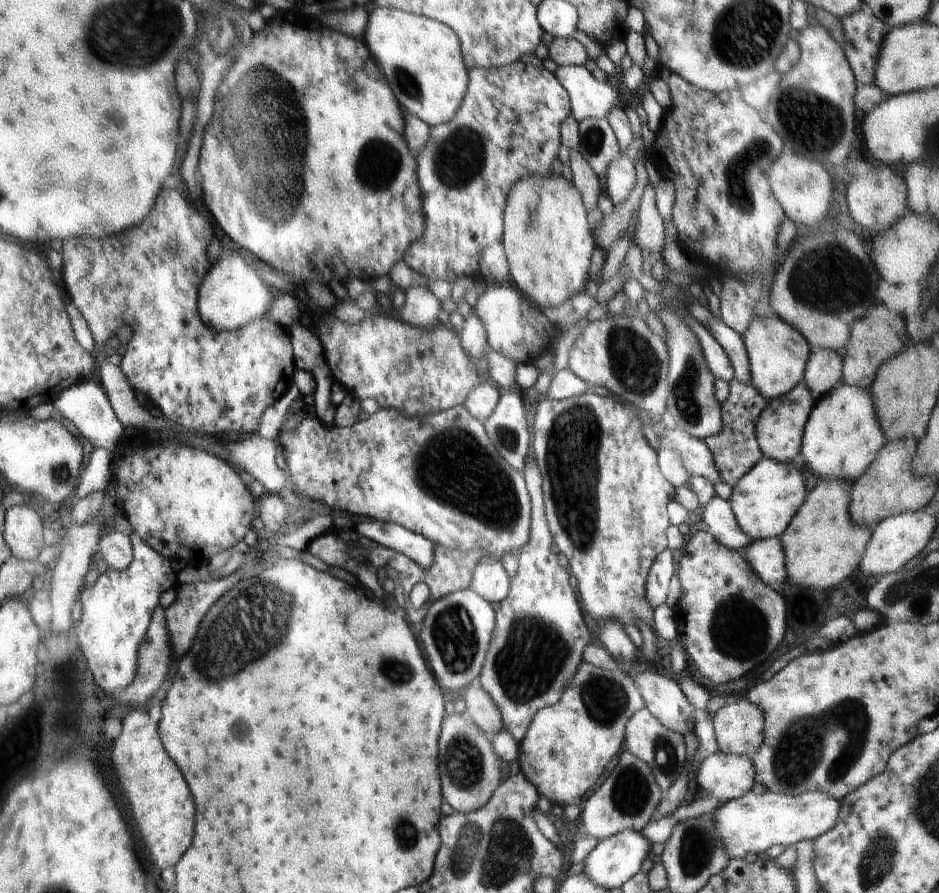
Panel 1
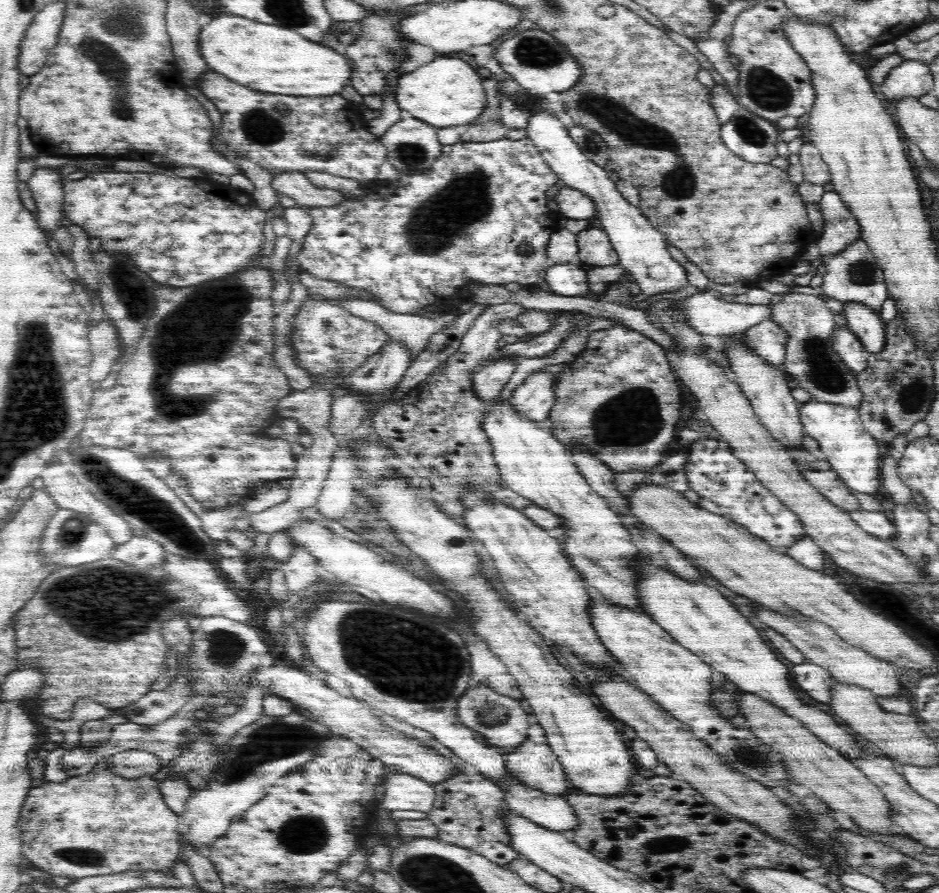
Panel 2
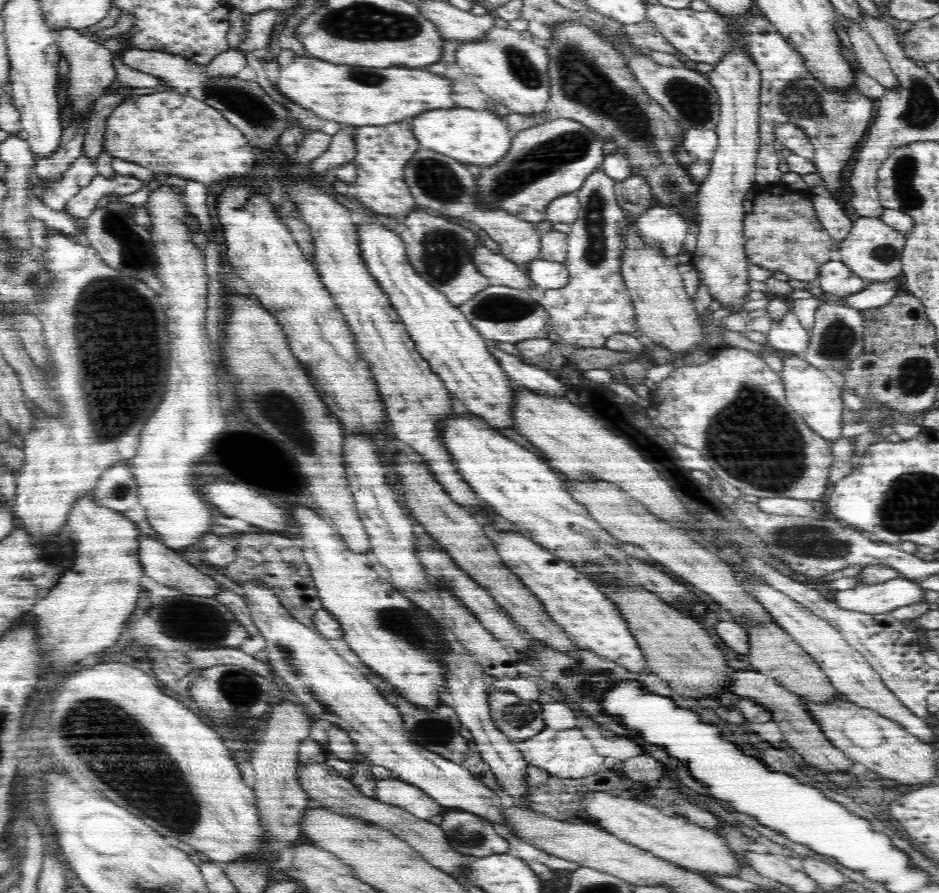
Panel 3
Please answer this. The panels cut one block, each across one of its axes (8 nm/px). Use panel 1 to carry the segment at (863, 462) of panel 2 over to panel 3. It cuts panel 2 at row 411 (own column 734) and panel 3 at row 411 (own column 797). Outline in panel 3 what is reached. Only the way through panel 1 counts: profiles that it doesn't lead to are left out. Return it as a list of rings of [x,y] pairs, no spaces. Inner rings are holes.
[[[795,355],[783,360],[783,369],[779,373],[785,388],[786,400],[802,420],[822,438],[836,441],[842,434],[843,388],[833,375],[812,366],[806,359]]]

